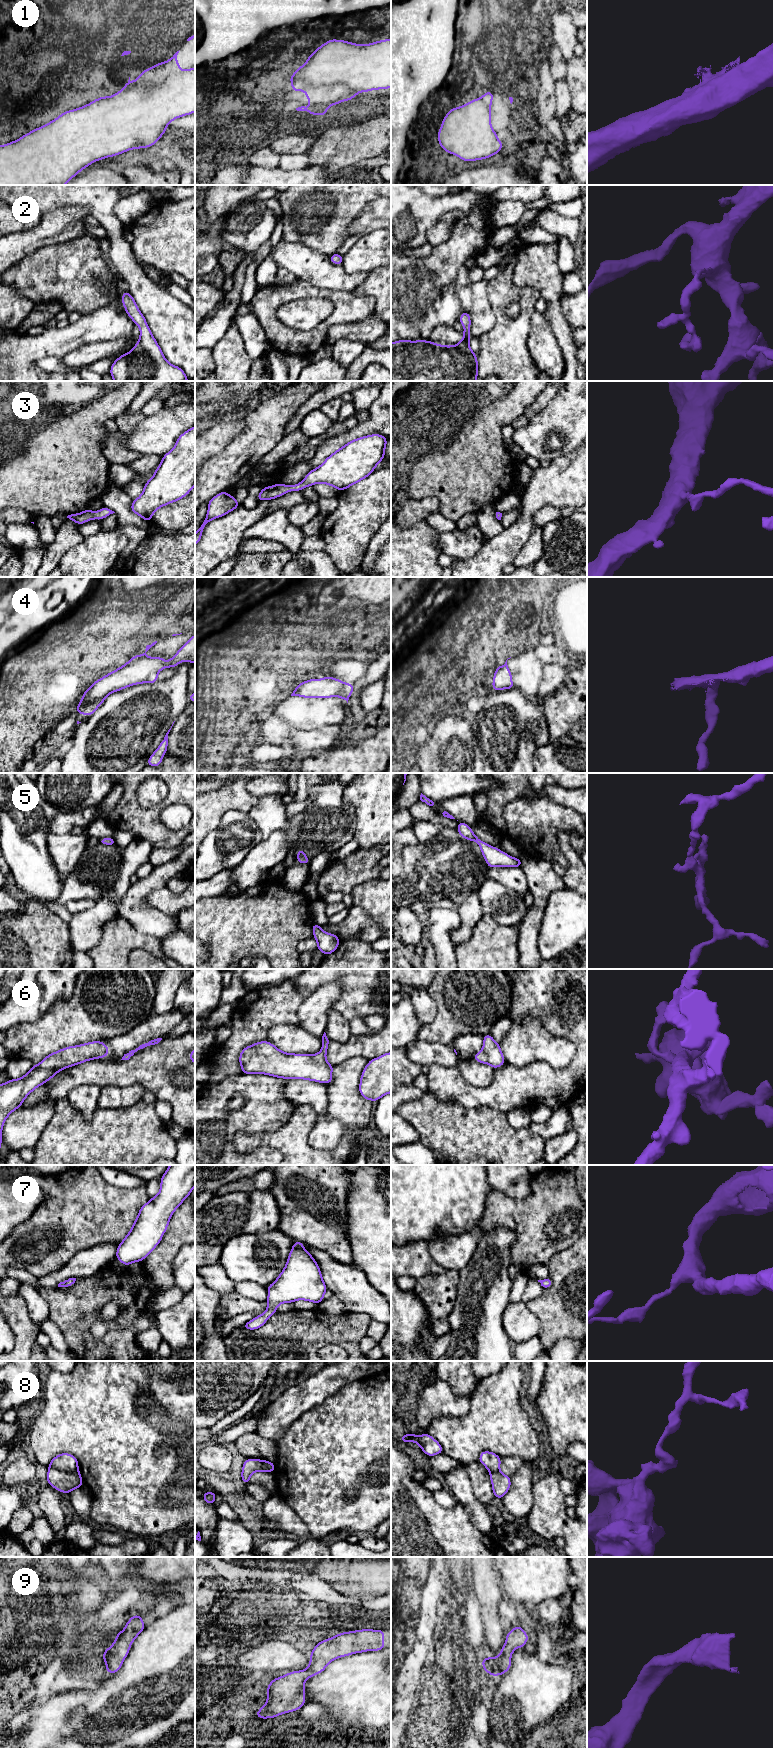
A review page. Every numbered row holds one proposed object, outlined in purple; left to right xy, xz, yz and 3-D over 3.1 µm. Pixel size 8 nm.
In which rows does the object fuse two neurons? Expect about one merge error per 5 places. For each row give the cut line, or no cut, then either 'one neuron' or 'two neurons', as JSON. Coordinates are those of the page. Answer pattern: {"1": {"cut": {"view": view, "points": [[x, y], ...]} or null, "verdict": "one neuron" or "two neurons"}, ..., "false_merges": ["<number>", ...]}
{"1": {"cut": {"view": "xz", "points": [[291, 76], [313, 86], [346, 84], [355, 94]]}, "verdict": "two neurons"}, "2": {"cut": null, "verdict": "one neuron"}, "3": {"cut": null, "verdict": "one neuron"}, "4": {"cut": null, "verdict": "one neuron"}, "5": {"cut": null, "verdict": "one neuron"}, "6": {"cut": null, "verdict": "one neuron"}, "7": {"cut": null, "verdict": "one neuron"}, "8": {"cut": {"view": "xy", "points": [[49, 1465], [64, 1471], [78, 1472]]}, "verdict": "two neurons"}, "9": {"cut": null, "verdict": "one neuron"}, "false_merges": ["1", "8"]}

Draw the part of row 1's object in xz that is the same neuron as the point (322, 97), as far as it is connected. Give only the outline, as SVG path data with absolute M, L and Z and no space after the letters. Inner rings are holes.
M292 76L289 81L292 84L291 91L304 91L310 102L308 107L301 106L297 111L308 111L312 116L325 116L327 109L333 104L339 105L341 101L349 101L356 94L345 84L322 85L313 87L304 83L302 80L294 79Z

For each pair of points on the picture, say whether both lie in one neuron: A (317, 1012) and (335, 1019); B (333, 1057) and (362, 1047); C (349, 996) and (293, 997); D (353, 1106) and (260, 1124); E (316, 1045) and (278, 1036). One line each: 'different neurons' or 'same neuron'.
A: different neurons
B: same neuron
C: different neurons
D: different neurons
E: same neuron

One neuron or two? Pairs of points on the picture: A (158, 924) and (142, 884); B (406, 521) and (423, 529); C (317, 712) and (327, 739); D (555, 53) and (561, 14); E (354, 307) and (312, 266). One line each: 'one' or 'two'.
A: one
B: two
C: two
D: two
E: two

